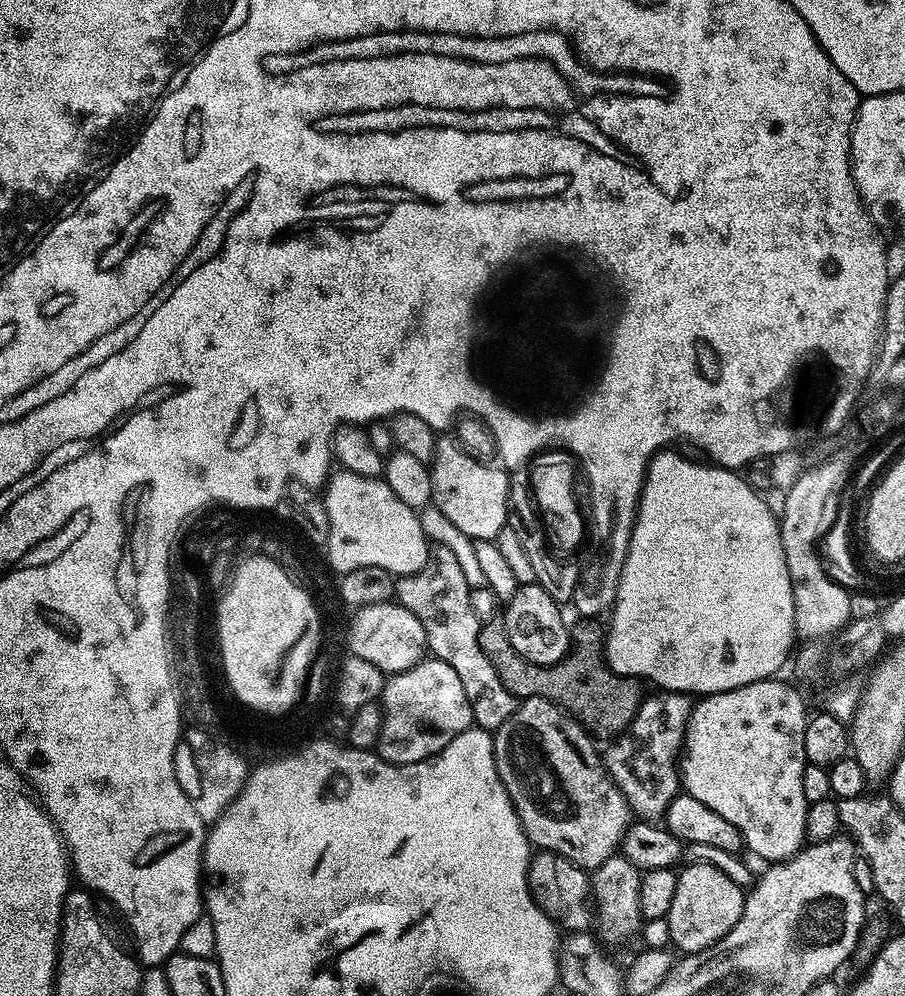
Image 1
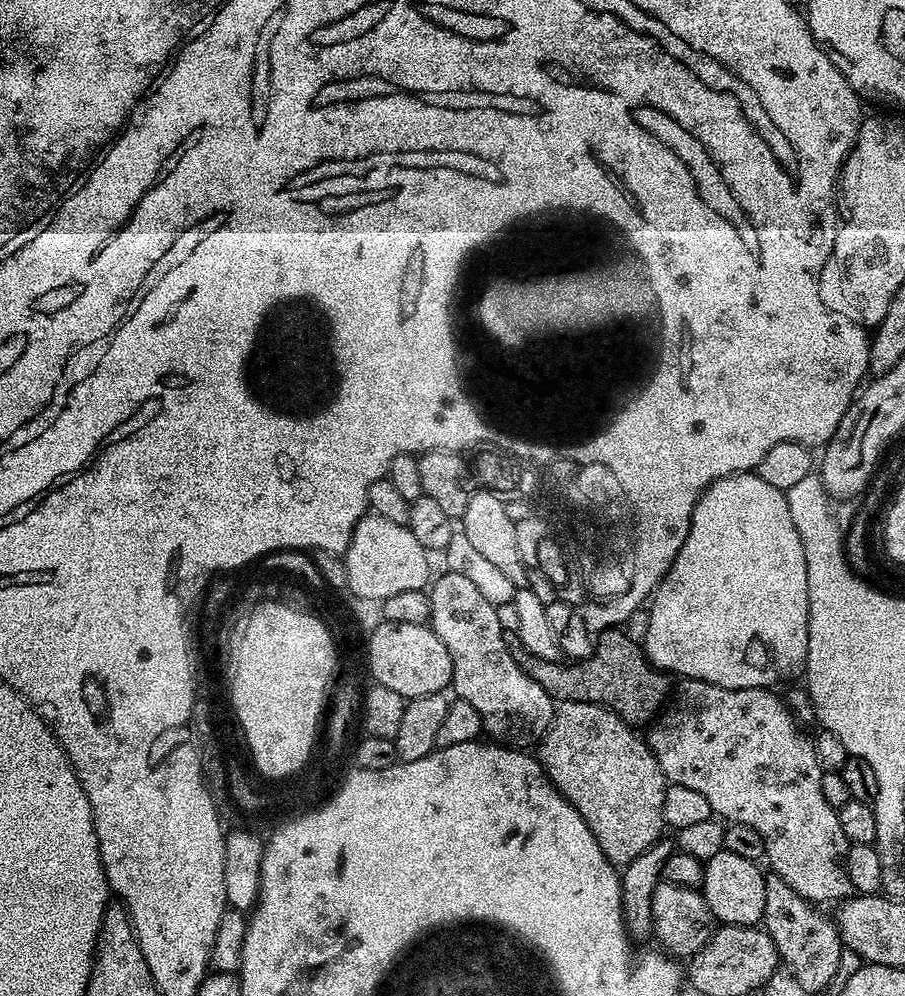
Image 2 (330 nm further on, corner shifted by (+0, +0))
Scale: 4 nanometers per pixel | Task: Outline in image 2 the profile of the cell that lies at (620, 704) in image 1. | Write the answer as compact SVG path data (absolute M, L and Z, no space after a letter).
M623 627L607 628L599 633L590 655L575 662L534 658L534 654L527 652L514 634L505 635L504 641L514 662L518 662L520 669L534 678L534 682L538 682L538 686L542 686L553 701L597 704L609 708L614 715L633 726L651 725L674 688L669 673L655 668L644 655L643 647L626 638Z

